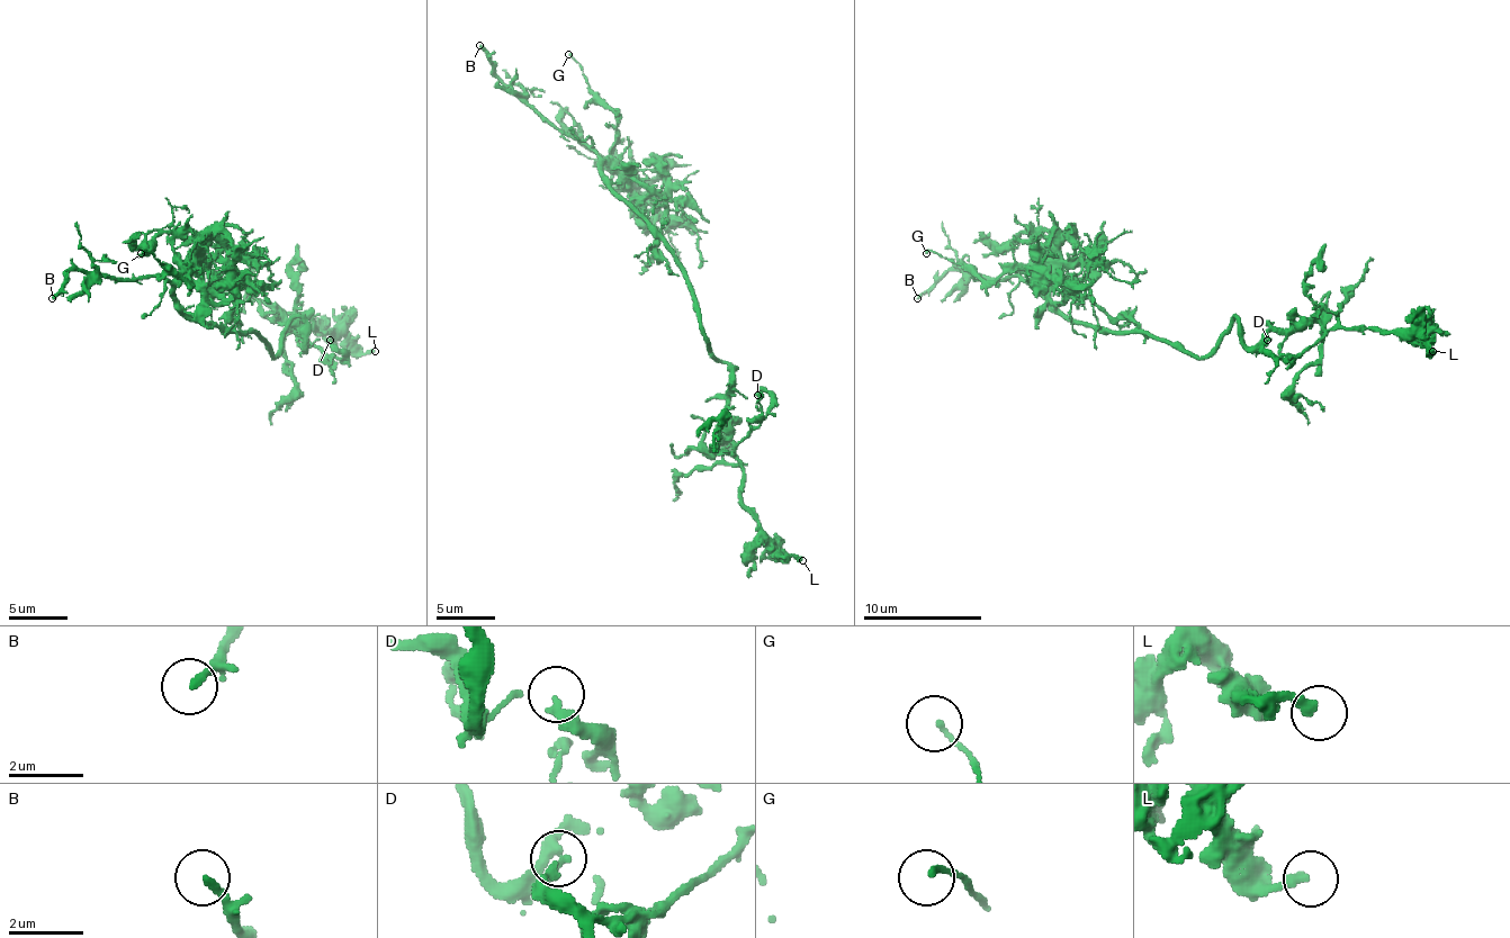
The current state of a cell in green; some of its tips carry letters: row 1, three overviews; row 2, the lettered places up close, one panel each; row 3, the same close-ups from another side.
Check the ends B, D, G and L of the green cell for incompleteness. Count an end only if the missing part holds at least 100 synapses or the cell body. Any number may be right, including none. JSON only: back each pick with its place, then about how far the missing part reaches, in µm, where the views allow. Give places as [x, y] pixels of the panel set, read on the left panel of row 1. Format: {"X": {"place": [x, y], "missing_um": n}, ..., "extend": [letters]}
{"B": {"place": [52, 298], "missing_um": 70}, "extend": ["B"]}

